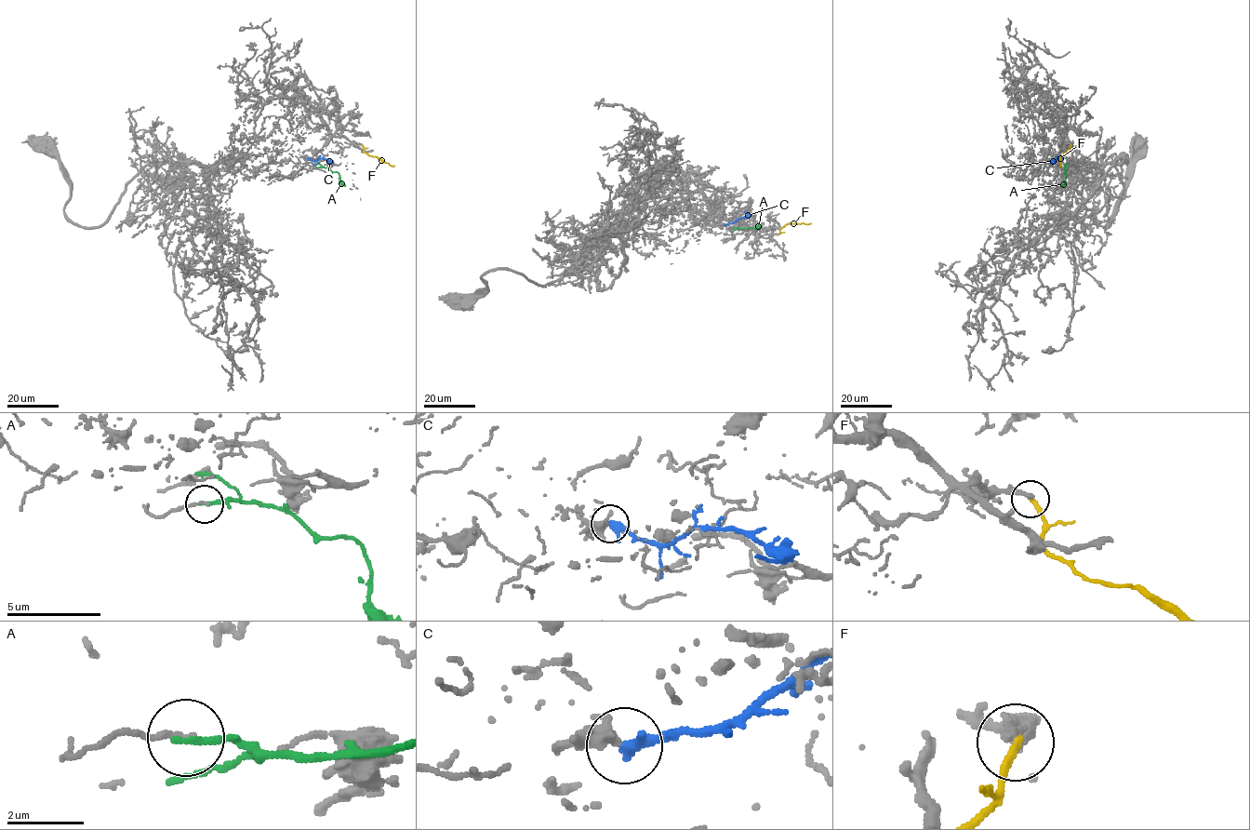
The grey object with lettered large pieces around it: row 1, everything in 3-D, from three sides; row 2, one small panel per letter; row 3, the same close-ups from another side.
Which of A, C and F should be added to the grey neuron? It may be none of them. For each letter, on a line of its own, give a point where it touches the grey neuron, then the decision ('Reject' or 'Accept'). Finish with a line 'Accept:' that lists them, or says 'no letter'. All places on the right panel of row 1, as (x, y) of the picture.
A: Touches grey at (1064, 167). Reject
C: Touches grey at (1061, 158). Reject
F: Touches grey at (1071, 144). Reject
Accept: no letter

